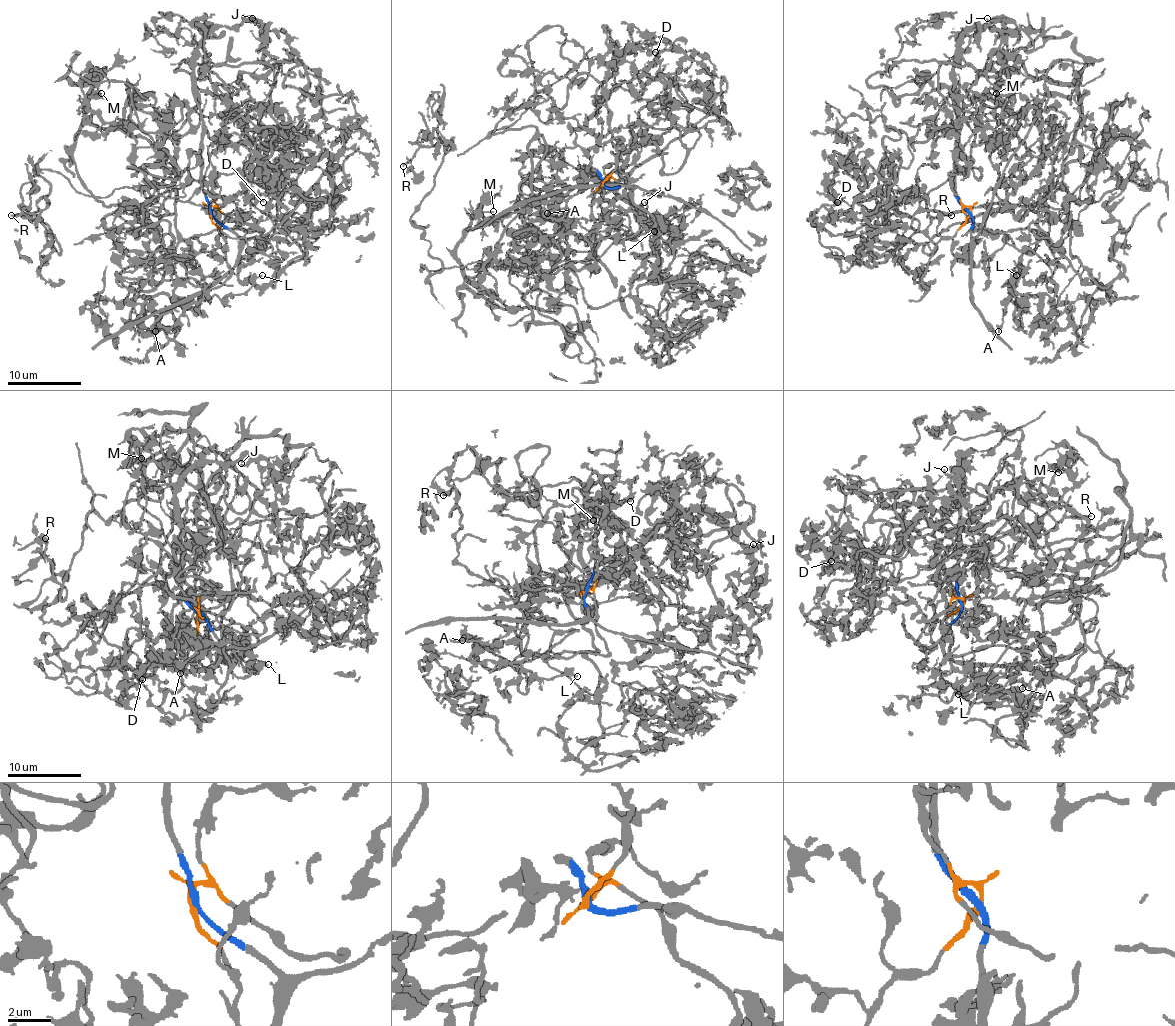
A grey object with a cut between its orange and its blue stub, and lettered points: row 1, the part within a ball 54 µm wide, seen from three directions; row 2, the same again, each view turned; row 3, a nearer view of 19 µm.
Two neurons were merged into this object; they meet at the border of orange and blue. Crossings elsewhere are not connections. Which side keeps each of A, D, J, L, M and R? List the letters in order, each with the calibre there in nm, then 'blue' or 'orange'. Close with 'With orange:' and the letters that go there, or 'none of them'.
A: 360 nm thick; orange
D: 340 nm thick; orange
J: 170 nm thick; blue
L: 200 nm thick; orange
M: 120 nm thick; orange
R: 200 nm thick; orange
With orange: A, D, L, M, R

